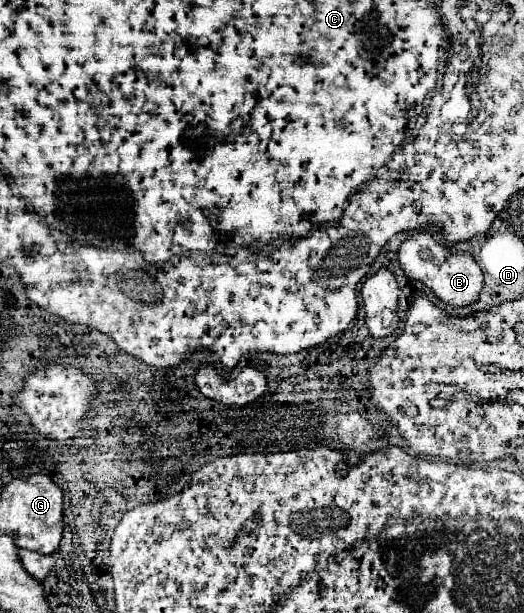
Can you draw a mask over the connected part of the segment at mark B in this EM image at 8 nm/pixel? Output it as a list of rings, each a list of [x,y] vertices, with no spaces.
[[[410,231],[398,249],[398,261],[410,279],[422,281],[426,287],[430,287],[436,293],[438,299],[456,307],[464,307],[476,301],[484,285],[480,265],[470,253],[454,251],[438,243],[436,237],[428,231]]]

